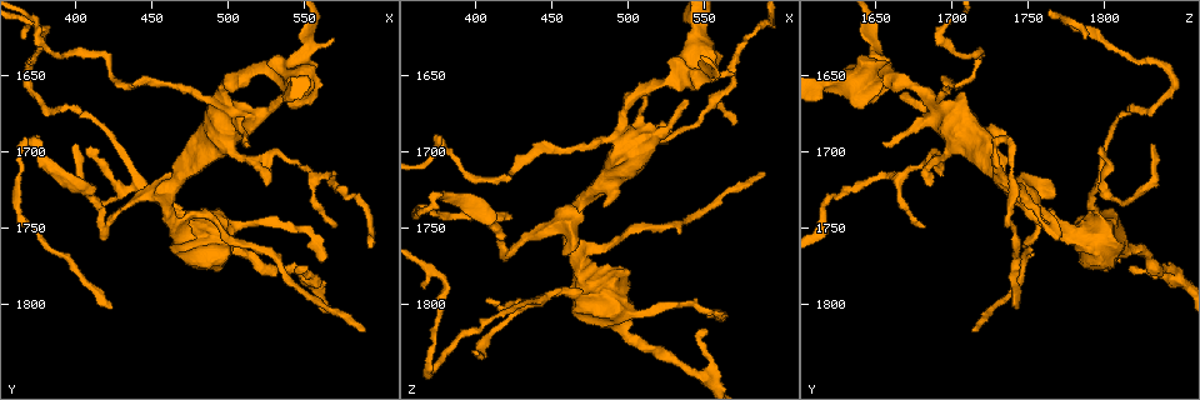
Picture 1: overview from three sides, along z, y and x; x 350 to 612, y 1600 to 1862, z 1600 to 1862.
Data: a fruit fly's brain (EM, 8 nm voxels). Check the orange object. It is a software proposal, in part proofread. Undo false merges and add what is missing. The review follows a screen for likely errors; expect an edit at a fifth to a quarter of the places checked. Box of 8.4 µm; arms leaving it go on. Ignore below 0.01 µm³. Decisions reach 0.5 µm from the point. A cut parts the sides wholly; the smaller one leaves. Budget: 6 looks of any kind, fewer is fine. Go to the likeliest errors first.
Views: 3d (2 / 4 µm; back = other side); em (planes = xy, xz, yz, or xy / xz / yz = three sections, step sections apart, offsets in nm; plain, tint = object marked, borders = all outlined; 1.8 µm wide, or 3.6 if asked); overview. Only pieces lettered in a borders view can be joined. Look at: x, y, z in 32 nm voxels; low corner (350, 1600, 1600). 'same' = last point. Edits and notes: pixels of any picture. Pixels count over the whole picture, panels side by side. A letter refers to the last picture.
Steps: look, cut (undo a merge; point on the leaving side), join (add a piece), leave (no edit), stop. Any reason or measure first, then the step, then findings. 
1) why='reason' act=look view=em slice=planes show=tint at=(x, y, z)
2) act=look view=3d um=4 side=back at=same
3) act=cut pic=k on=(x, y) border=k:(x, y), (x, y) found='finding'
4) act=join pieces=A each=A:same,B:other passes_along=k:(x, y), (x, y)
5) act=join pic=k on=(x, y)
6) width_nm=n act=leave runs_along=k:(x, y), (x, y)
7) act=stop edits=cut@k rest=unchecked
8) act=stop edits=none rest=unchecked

why='an open end' act=look view=3d um=4 at=(398, 1694, 1830)

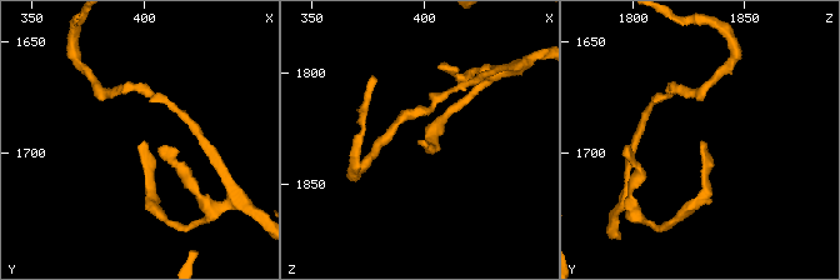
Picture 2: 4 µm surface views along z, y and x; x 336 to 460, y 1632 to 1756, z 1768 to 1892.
act=look view=em slice=planes show=borders at=(398, 1696, 1831)

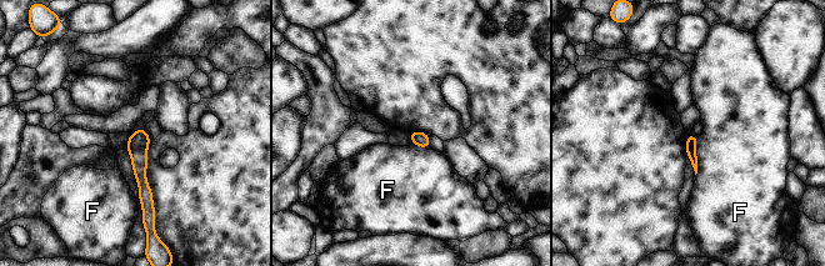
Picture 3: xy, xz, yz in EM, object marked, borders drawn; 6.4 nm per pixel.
act=leave each=F:other runs_along=3:(140, 131), (139, 175), (145, 210) found='none of them fits'

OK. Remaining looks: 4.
why='thick turns thin' act=look view=3d um=4 at=(506, 1676, 1700)

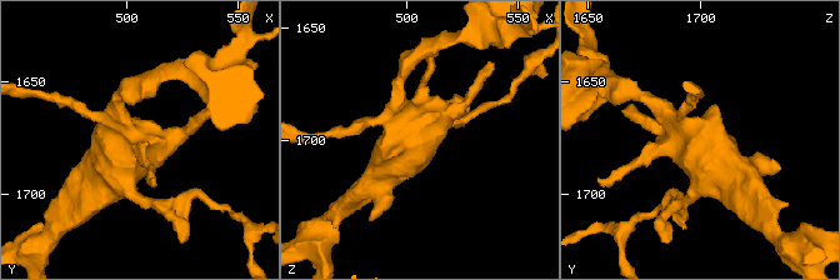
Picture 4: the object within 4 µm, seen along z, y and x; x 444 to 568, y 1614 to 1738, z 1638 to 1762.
act=look view=em um=3.6 slice=xy step=16 show=tint at=(507, 1677, 1699)

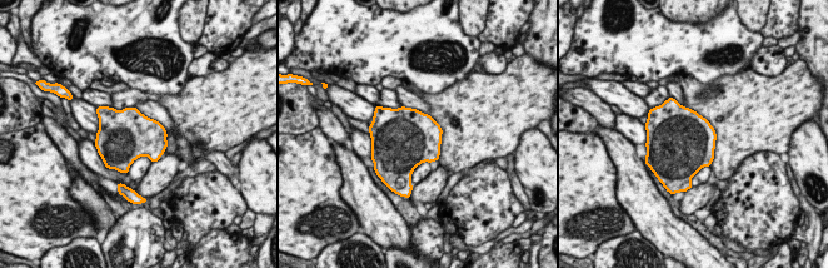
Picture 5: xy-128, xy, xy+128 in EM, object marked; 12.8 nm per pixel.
act=look view=em um=3.6 slice=planes show=borders at=same

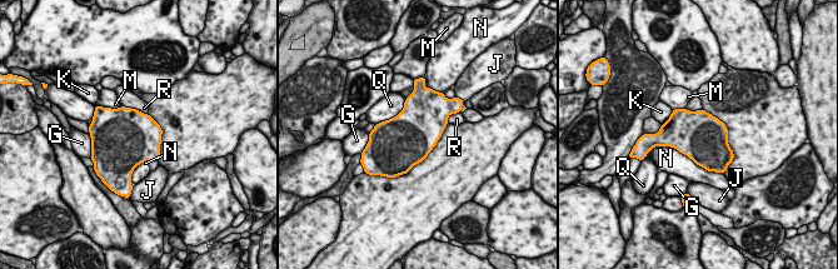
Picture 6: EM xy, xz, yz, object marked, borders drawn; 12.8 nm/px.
act=leave each=G:other,J:other,K:other,M:other,N:other,Q:other,R:other border=6:(121, 105), (135, 108), (148, 115) found='continuous, no second neuron'

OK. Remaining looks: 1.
why='thin end' act=look view=em um=3.6 slice=planes show=borders at=(590, 1816, 1714)

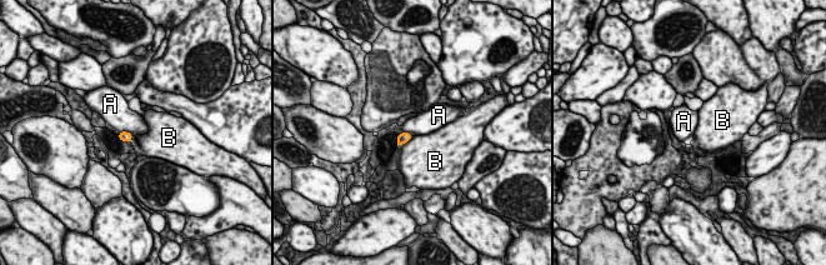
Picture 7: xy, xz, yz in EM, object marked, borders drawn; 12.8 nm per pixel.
width_nm=130 act=leave each=A:other,B:other found='none of them fits'

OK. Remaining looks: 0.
act=stop edits=none rest=unchecked

